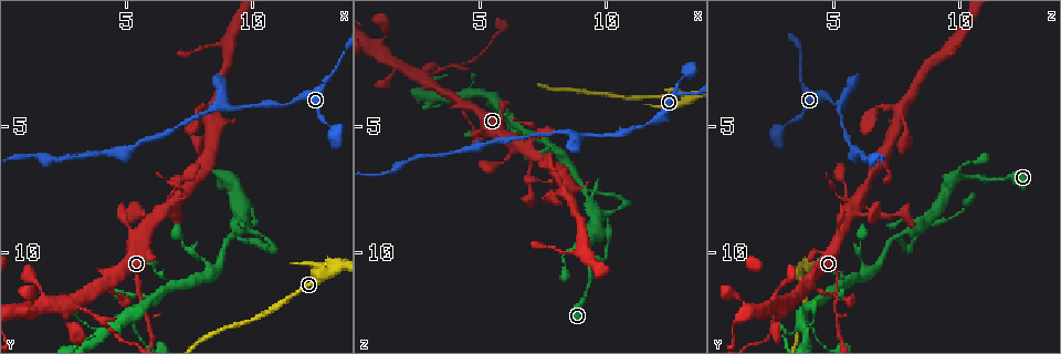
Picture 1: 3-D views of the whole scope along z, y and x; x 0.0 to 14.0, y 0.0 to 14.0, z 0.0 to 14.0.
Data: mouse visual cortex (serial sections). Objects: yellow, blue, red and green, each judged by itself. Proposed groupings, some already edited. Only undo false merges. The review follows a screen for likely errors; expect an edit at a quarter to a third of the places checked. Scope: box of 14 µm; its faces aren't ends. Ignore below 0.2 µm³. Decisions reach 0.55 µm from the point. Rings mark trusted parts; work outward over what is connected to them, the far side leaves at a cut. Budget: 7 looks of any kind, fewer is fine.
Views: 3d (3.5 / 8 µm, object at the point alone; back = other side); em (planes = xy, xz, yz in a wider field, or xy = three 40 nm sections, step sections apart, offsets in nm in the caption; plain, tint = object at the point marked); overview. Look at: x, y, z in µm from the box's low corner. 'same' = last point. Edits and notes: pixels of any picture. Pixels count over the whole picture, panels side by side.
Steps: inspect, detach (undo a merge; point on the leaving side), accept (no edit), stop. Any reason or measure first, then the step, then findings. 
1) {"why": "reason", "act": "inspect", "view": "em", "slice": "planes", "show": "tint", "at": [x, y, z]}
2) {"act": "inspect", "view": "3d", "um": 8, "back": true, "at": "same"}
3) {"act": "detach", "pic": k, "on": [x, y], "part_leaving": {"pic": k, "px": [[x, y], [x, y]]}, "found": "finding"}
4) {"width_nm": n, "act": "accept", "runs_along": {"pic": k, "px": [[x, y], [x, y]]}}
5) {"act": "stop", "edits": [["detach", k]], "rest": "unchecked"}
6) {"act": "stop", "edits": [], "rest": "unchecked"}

{"why": "abrupt turn", "act": "inspect", "view": "3d", "um": 8, "at": [13.2, 10.6, 3.7]}

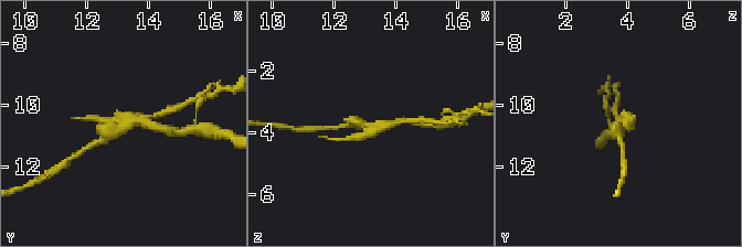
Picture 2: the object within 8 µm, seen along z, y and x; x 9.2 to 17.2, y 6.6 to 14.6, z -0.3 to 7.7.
{"why": "now the EM", "act": "inspect", "view": "em", "slice": "xy", "step": 2, "show": "tint", "at": [13.2, 10.7, 3.7]}

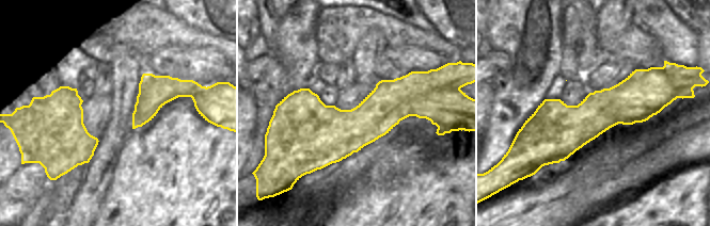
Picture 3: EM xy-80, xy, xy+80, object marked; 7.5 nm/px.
{"width_nm": 420, "act": "detach", "pic": 2, "on": [162, 128], "part_leaving": {"pic": 2, "px": [[371, 127], [363, 136], [331, 139]]}, "found": "two cells meet here"}

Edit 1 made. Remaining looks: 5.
{"why": "three arms meet", "act": "inspect", "view": "3d", "um": 8, "back": true, "at": [2.9, 12.0, 3.2]}

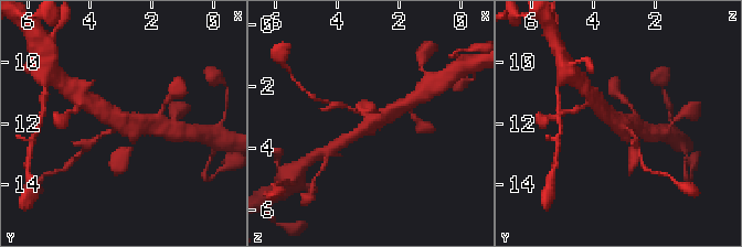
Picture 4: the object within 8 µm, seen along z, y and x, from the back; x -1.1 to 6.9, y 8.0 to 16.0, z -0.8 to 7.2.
{"act": "inspect", "view": "em", "slice": "xy", "step": 1, "show": "tint", "at": [3.0, 12.1, 3.2]}

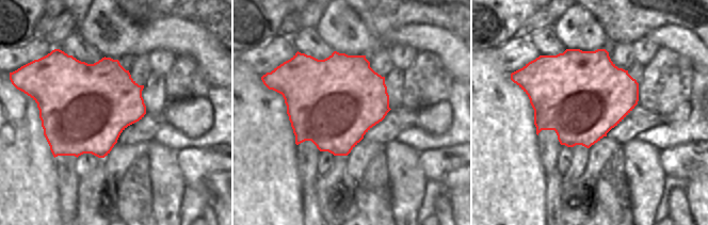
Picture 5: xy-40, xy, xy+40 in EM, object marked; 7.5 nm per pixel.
{"width_nm": 650, "act": "accept", "runs_along": {"pic": 4, "px": [[347, 140], [377, 117], [399, 106]]}, "found": "one cell here"}

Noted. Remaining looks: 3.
{"why": "thin neck", "act": "inspect", "view": "3d", "um": 3.5, "at": [4.5, 13.1, 2.5]}

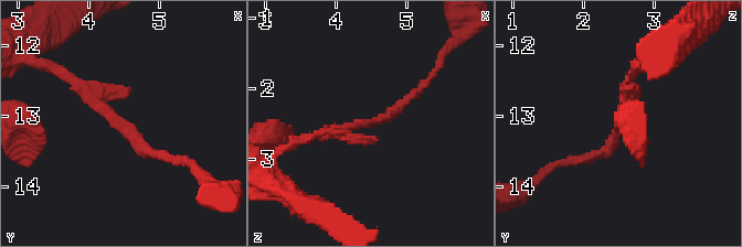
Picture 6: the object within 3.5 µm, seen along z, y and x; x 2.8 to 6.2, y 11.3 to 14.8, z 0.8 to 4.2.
{"arm_widths_nm": [150, 200], "act": "inspect", "view": "em", "slice": "xy", "step": 3, "show": "tint", "at": [4.50, 13.15, 2.55]}

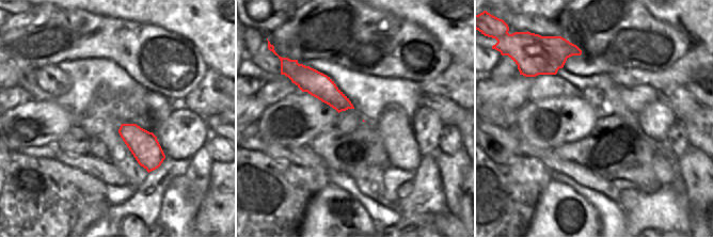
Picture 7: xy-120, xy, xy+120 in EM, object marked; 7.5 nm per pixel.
{"width_nm": 150, "act": "accept", "runs_along": {"pic": 6, "px": [[69, 77], [139, 146], [173, 159]]}, "found": "continuous, no second cell"}

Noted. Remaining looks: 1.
{"act": "stop", "edits": [["detach", 2]], "rest": "unchecked"}

